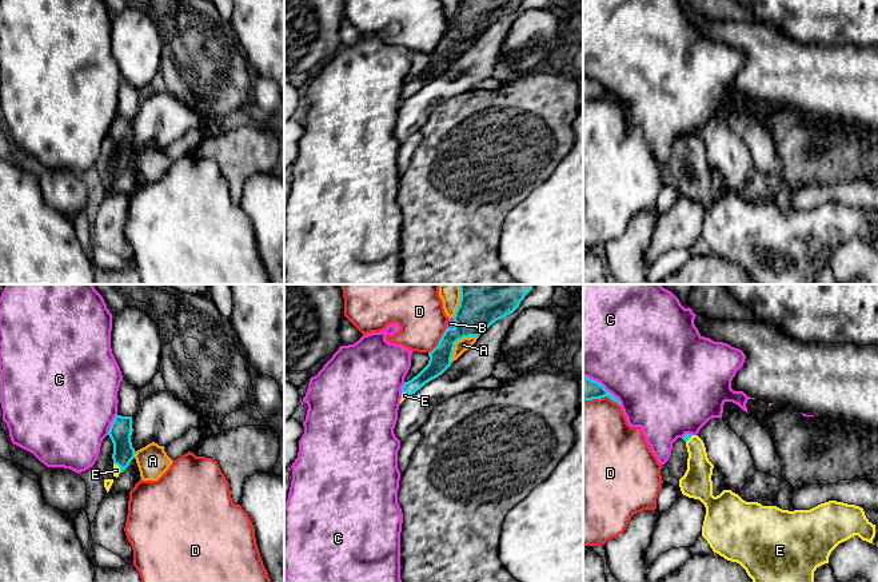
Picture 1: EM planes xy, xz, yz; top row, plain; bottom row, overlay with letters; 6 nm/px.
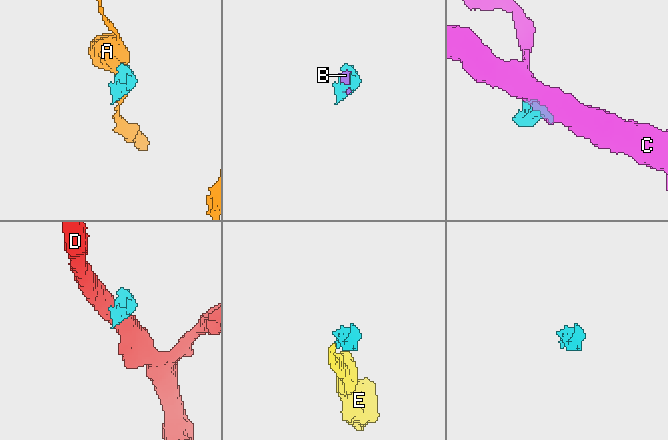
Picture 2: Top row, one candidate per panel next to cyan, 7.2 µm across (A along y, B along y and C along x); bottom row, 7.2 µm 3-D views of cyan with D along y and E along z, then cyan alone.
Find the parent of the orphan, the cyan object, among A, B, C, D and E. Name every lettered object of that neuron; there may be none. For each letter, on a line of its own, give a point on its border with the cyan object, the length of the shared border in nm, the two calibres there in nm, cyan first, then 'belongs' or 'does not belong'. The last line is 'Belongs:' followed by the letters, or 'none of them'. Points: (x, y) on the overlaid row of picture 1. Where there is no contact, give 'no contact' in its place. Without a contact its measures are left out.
A: contact xz (455, 342); length 220 nm; calibres 240 and 80 nm; does not belong
B: contact xz (455, 325); length 80 nm; calibres 320 and 50 nm; belongs
C: contact xy (111, 425); length 140 nm; calibres 140 and 500 nm; does not belong
D: contact xz (439, 341); length 200 nm; calibres 220 and 300 nm; does not belong
E: contact xy (119, 466); length 80 nm; calibres 140 and 50 nm; belongs
Belongs: B, E

